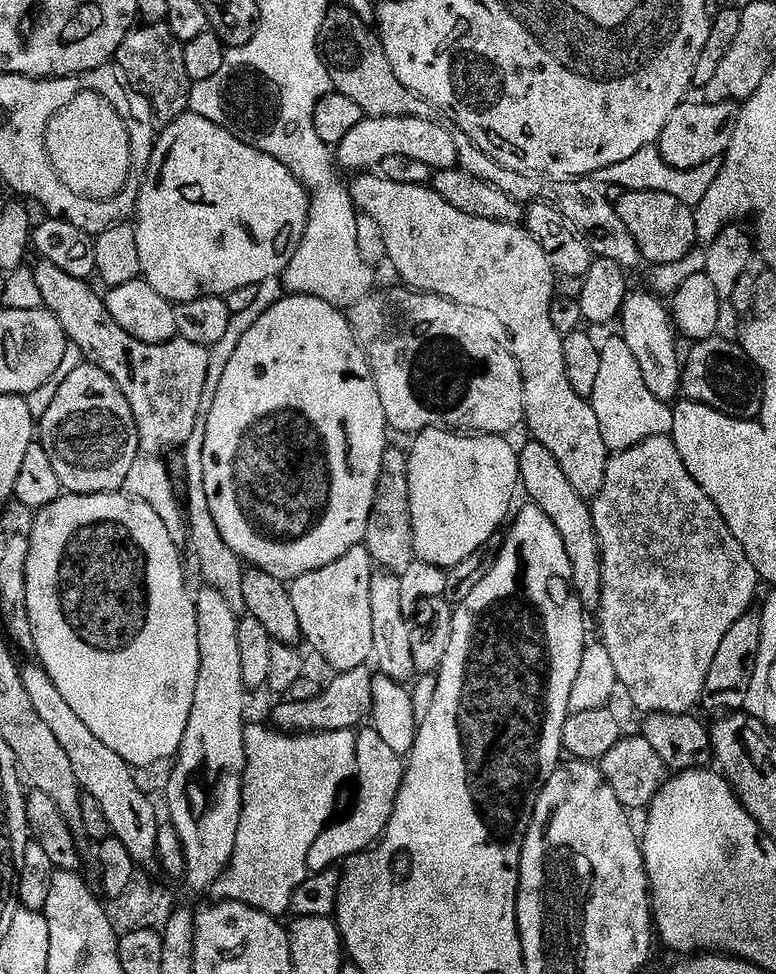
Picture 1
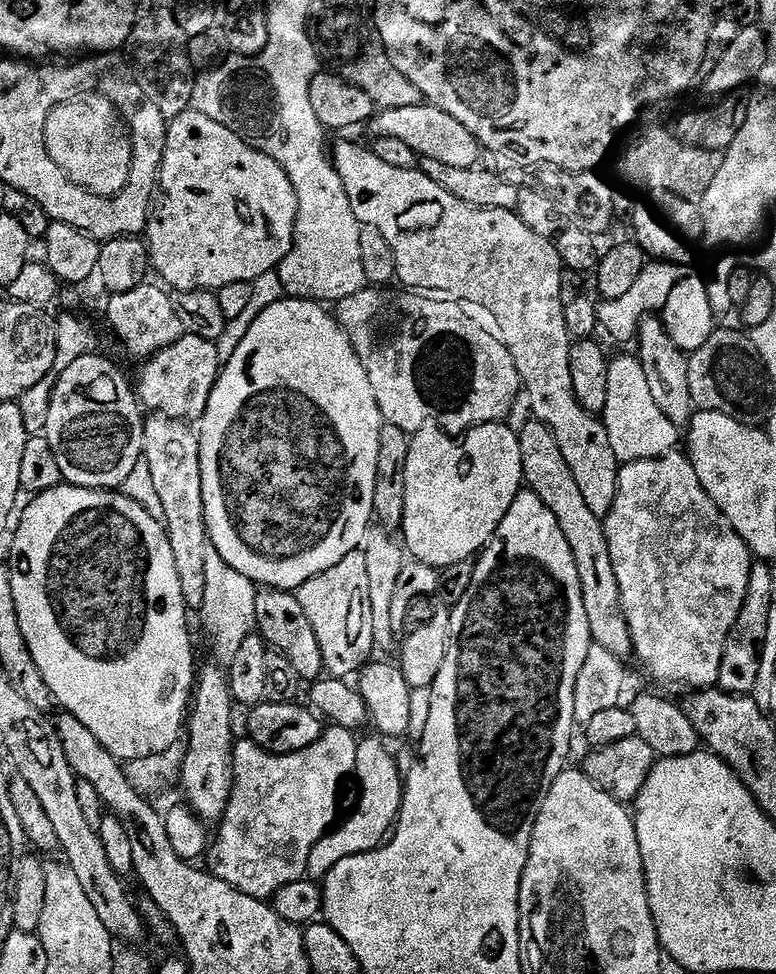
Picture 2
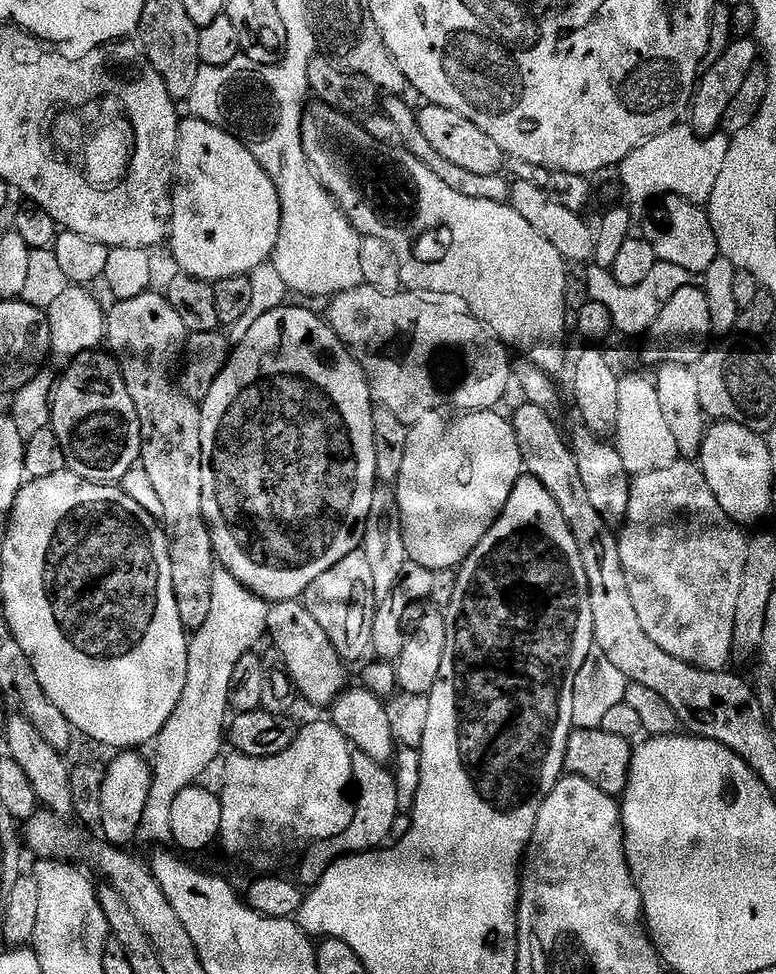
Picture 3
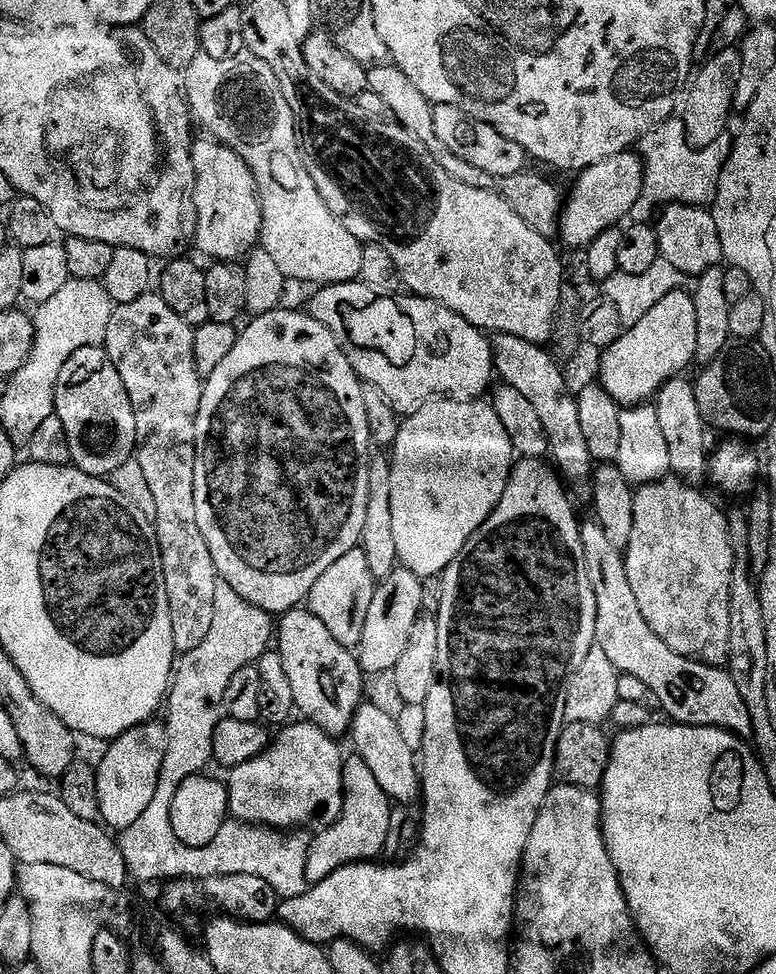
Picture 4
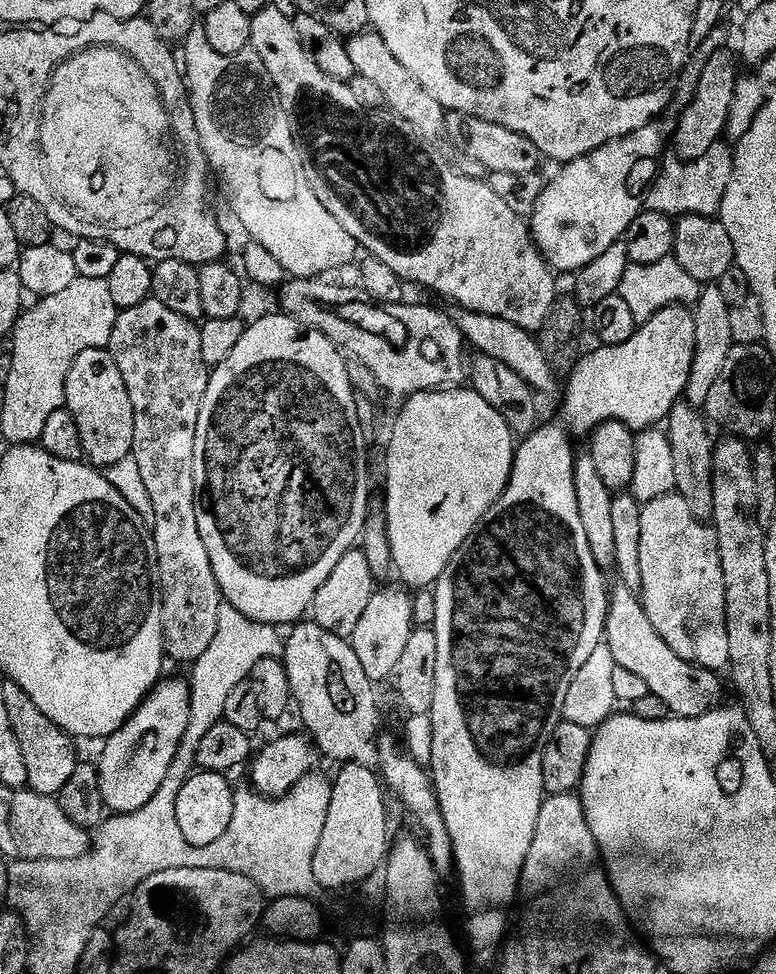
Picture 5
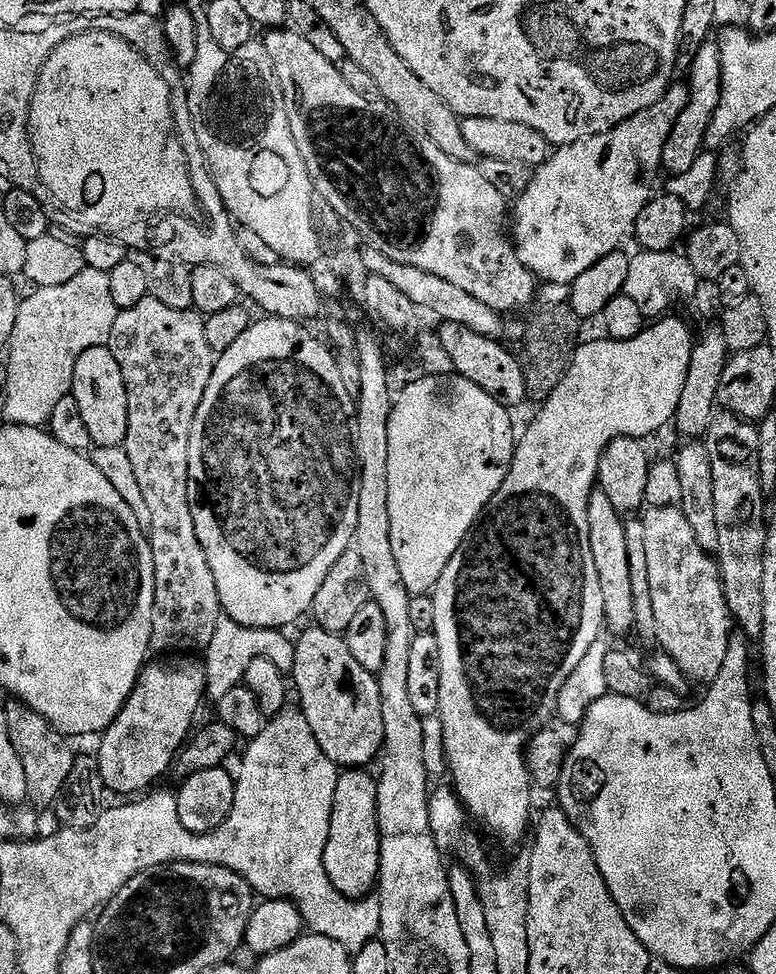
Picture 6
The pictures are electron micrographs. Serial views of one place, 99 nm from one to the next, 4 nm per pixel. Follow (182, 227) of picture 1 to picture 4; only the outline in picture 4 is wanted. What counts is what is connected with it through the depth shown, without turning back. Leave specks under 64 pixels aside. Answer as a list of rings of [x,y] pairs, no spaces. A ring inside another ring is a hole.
[[[197,139],[191,145],[191,175],[194,177],[194,183],[190,188],[190,204],[191,207],[192,204],[196,207],[196,248],[202,255],[209,256],[209,261],[236,262],[247,257],[248,253],[260,244],[260,231],[262,230],[260,193],[256,190],[256,179],[250,166],[242,162],[238,153],[230,150],[225,144],[221,144],[219,140],[203,139]]]

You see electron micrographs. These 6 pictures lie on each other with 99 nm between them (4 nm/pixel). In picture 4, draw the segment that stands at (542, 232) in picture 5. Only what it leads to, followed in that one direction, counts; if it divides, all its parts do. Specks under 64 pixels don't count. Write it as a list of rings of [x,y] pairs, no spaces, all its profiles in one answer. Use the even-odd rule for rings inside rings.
[[[629,150],[618,154],[614,158],[606,158],[606,162],[598,162],[594,166],[585,168],[583,172],[575,177],[576,185],[572,188],[572,197],[567,197],[560,214],[559,239],[564,239],[564,244],[568,248],[587,249],[595,242],[599,235],[608,228],[615,228],[621,222],[627,221],[634,204],[638,202],[639,196],[643,192],[644,161],[640,159],[635,151]]]

